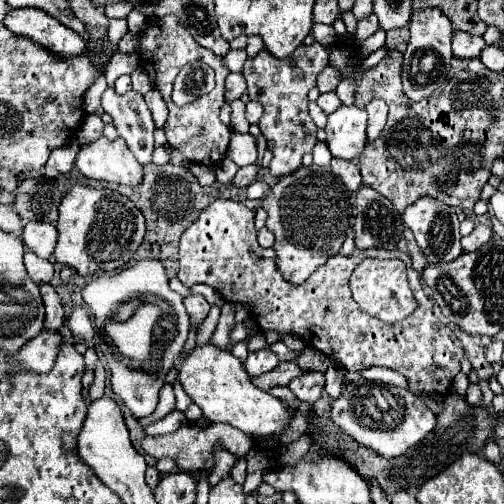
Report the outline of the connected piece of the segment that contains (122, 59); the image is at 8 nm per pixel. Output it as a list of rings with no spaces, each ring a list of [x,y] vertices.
[[[116,53],[104,71],[108,86],[112,87],[119,76],[130,75],[138,66],[139,60],[136,56]]]

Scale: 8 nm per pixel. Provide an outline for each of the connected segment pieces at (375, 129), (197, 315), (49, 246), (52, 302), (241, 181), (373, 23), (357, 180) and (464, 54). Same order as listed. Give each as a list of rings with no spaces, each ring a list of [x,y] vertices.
[[[371,100],[371,102],[367,102],[365,104],[365,110],[367,110],[367,114],[369,114],[369,128],[367,128],[367,138],[369,138],[369,142],[371,140],[375,140],[379,134],[381,134],[381,130],[383,130],[383,126],[385,126],[385,120],[387,120],[387,104],[383,102],[383,100]]]
[[[187,296],[185,298],[185,306],[187,306],[187,312],[191,316],[191,324],[193,328],[199,326],[199,322],[209,314],[209,302],[203,298],[203,296]]]
[[[29,222],[23,228],[23,244],[39,258],[51,258],[57,244],[57,228],[47,222]]]
[[[41,284],[41,296],[45,304],[45,324],[43,328],[49,332],[59,332],[65,324],[65,310],[61,306],[59,294],[53,290],[51,284]]]
[[[245,166],[245,168],[239,168],[231,184],[237,186],[237,188],[245,188],[245,186],[249,186],[249,184],[255,182],[257,172],[259,172],[259,166]]]
[[[371,14],[369,18],[365,18],[365,20],[361,20],[359,24],[357,24],[357,40],[365,40],[365,38],[369,38],[371,34],[375,34],[379,30],[379,20],[377,20],[377,16],[375,14]]]
[[[333,158],[333,160],[331,160],[331,170],[333,170],[335,176],[339,176],[339,178],[345,182],[349,193],[355,193],[357,188],[361,187],[362,176],[359,168],[355,166],[353,162]]]
[[[467,32],[453,34],[453,54],[457,58],[479,58],[485,46],[487,44],[481,36],[471,36]]]

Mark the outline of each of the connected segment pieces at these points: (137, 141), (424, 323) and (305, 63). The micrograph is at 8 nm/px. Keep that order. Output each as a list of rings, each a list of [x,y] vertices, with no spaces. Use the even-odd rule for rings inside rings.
[[[107,88],[103,94],[103,110],[113,118],[119,138],[125,140],[137,162],[143,166],[151,164],[155,148],[155,122],[143,96],[139,92],[127,92],[119,96],[113,88]]]
[[[217,198],[211,206],[207,206],[201,212],[201,216],[197,218],[197,222],[193,222],[181,236],[179,280],[185,286],[193,286],[193,284],[213,286],[217,292],[221,292],[221,296],[227,302],[243,304],[249,310],[249,314],[253,316],[253,320],[259,324],[261,330],[277,330],[283,334],[295,334],[295,336],[303,338],[303,342],[307,346],[321,350],[325,356],[343,364],[349,372],[361,372],[369,366],[383,366],[383,368],[389,368],[389,370],[403,374],[405,380],[409,382],[409,390],[415,394],[417,392],[419,394],[446,394],[449,392],[447,389],[453,384],[453,378],[461,372],[461,360],[465,356],[465,350],[463,350],[463,344],[459,342],[459,338],[453,334],[453,330],[447,328],[433,314],[433,310],[431,310],[433,304],[423,292],[421,274],[417,270],[413,270],[409,254],[403,254],[399,250],[377,250],[377,248],[369,248],[369,250],[357,248],[357,250],[353,250],[351,256],[335,254],[321,268],[317,268],[307,278],[305,284],[295,286],[295,284],[285,282],[285,278],[277,270],[275,250],[259,246],[253,216],[255,214],[245,204],[241,204],[237,200]],[[365,258],[401,258],[407,266],[407,274],[417,276],[417,310],[413,316],[407,316],[405,320],[401,320],[401,324],[385,324],[379,318],[369,316],[367,312],[363,312],[357,306],[357,302],[353,300],[351,290],[349,290],[349,276],[357,268],[357,264]]]
[[[321,44],[299,46],[289,58],[279,60],[267,50],[261,50],[255,58],[245,62],[243,76],[247,82],[249,100],[257,100],[263,106],[259,120],[261,134],[267,138],[267,146],[273,152],[269,172],[271,176],[287,176],[301,166],[303,154],[311,152],[317,144],[317,126],[307,110],[307,92],[315,86],[317,74],[329,64],[329,52]]]

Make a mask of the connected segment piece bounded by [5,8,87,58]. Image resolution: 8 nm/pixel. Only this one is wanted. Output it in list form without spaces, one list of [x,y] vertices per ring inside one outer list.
[[[13,8],[5,14],[5,26],[15,34],[41,44],[57,58],[73,58],[85,52],[85,40],[39,8]]]

